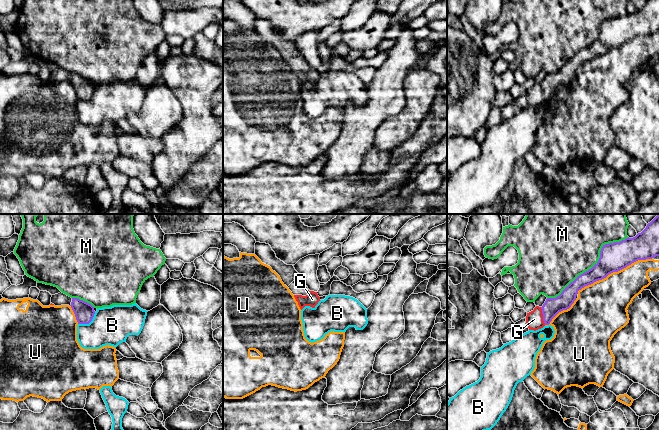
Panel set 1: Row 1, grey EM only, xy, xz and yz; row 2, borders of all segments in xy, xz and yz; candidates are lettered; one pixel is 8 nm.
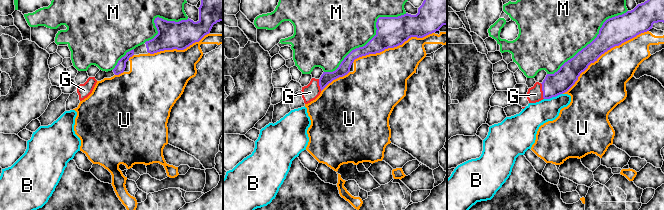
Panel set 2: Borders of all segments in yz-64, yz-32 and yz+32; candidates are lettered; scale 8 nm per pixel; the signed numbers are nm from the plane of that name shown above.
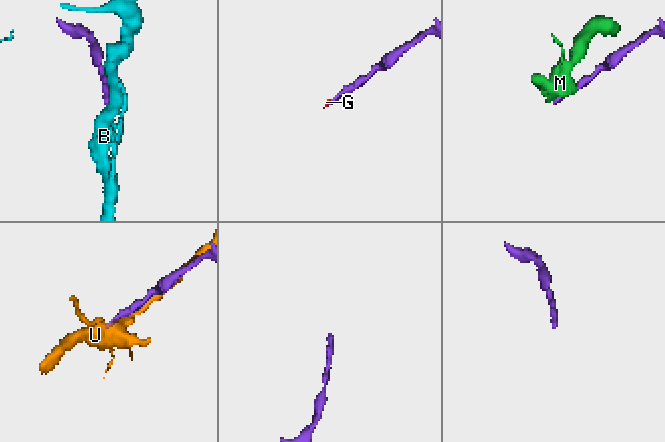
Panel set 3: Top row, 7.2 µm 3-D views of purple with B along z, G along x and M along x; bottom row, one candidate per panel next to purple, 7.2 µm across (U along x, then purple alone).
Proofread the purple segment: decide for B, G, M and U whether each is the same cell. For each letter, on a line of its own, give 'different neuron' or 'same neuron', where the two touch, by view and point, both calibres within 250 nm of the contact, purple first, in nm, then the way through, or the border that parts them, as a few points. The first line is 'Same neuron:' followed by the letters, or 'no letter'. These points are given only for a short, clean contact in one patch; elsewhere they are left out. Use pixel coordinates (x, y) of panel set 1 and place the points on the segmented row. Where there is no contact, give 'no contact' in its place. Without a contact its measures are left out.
Same neuron: G
B: different neuron; meets purple in xy at (88, 323); 160 nm thick on the purple side, 300 nm on the other
G: same neuron; meets purple in yz at (543, 316); 140 nm thick on the purple side, 140 nm on the other; runs through yz (552, 306), (543, 316), (534, 319)
M: different neuron; meets purple in yz at (593, 266); 220 nm thick on the purple side, 480 nm on the other
U: different neuron; meets purple in yz at (613, 271); 220 nm thick on the purple side, 360 nm on the other

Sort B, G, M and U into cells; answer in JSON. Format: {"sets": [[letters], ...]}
{"sets": [["B"], ["G"], ["M"], ["U"]]}

